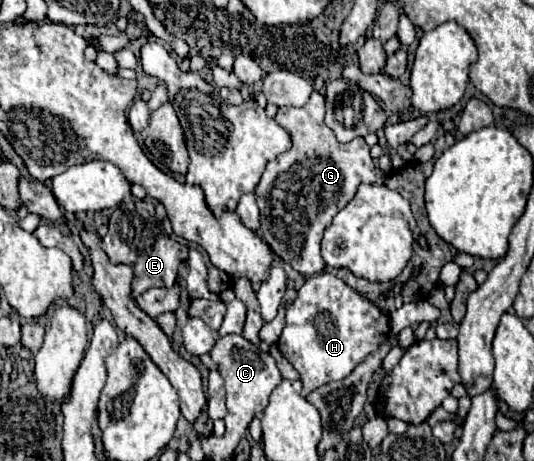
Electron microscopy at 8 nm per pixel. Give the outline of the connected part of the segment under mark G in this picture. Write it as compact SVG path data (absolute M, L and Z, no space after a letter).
M312 92L310 100L300 108L280 108L276 114L276 122L290 130L292 148L282 152L274 160L266 164L260 184L256 186L256 200L260 208L260 232L262 238L274 248L276 254L282 256L286 264L302 274L318 274L324 270L324 258L320 254L320 240L324 228L332 222L332 218L352 200L360 182L374 182L374 162L370 158L370 146L364 138L354 138L348 144L338 142L334 132L324 124L324 96Z

